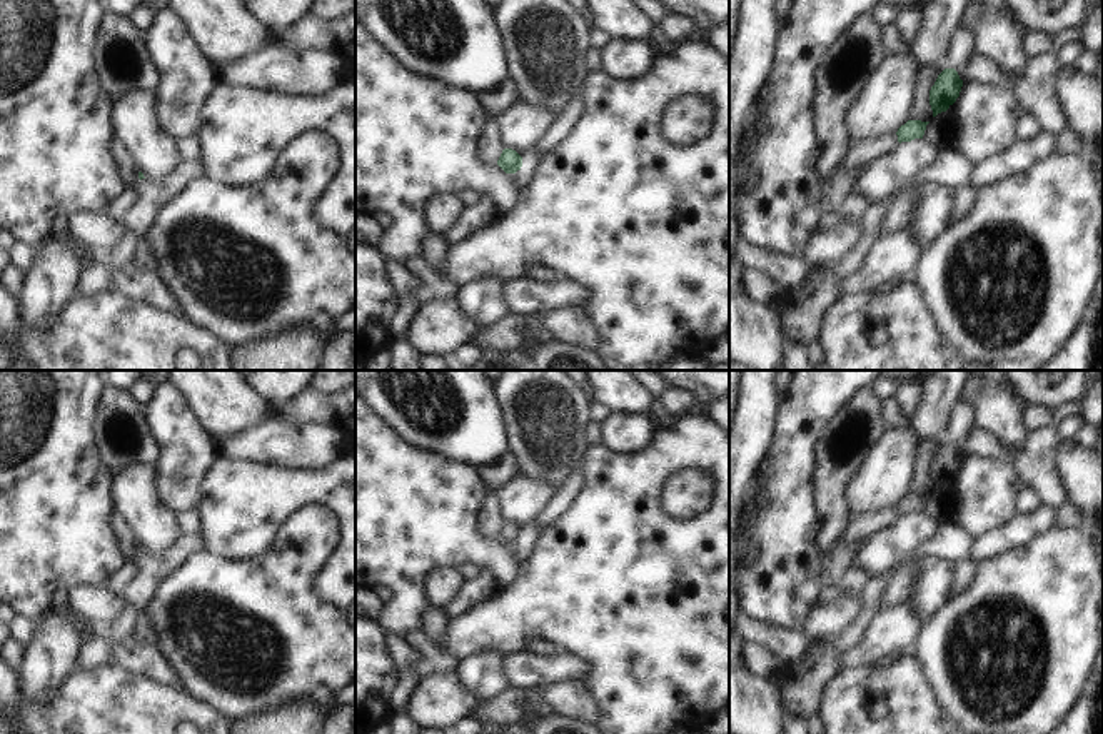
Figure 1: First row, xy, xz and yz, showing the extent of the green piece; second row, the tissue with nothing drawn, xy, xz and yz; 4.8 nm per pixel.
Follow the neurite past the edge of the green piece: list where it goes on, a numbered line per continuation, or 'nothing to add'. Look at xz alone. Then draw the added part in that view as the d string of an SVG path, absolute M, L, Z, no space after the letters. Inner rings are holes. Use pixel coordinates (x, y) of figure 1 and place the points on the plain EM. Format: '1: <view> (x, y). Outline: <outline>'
nothing to add.

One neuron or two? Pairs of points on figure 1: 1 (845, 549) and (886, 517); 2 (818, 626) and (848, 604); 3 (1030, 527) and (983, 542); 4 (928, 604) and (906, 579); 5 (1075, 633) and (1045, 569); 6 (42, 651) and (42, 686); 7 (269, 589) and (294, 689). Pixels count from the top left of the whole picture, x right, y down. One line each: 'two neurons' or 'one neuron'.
1: one neuron
2: one neuron
3: one neuron
4: two neurons
5: one neuron
6: one neuron
7: one neuron

